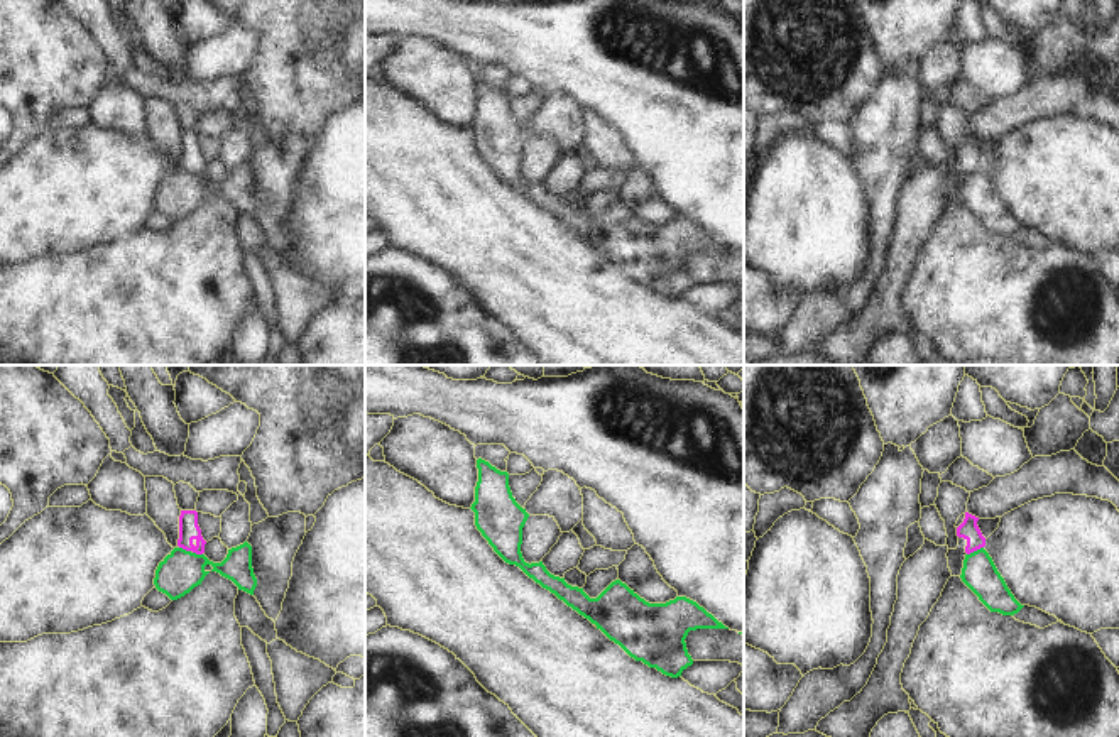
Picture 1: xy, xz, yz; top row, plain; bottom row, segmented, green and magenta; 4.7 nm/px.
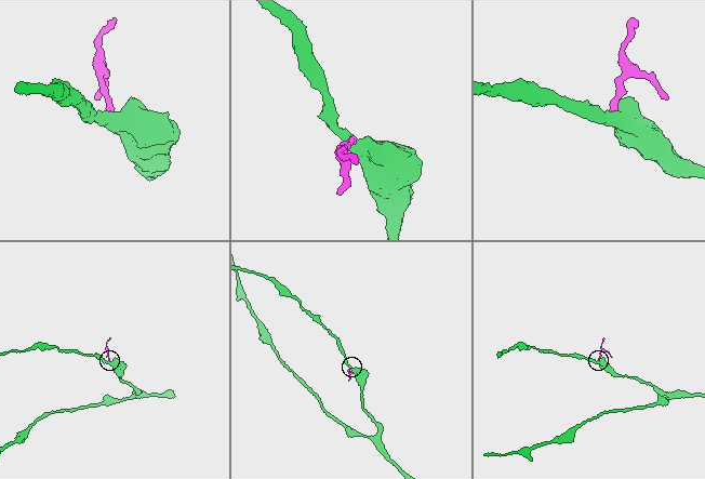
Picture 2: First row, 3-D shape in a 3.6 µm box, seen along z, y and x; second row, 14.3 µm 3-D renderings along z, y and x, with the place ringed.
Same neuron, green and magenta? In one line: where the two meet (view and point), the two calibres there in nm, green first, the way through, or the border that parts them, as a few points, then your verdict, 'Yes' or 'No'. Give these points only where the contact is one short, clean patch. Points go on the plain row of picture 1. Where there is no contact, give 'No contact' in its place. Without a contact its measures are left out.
Touches green at yz (974, 173). Thickness 170 nm (green) against 90 nm. Boundary: yz (982, 168), (967, 176). No.

